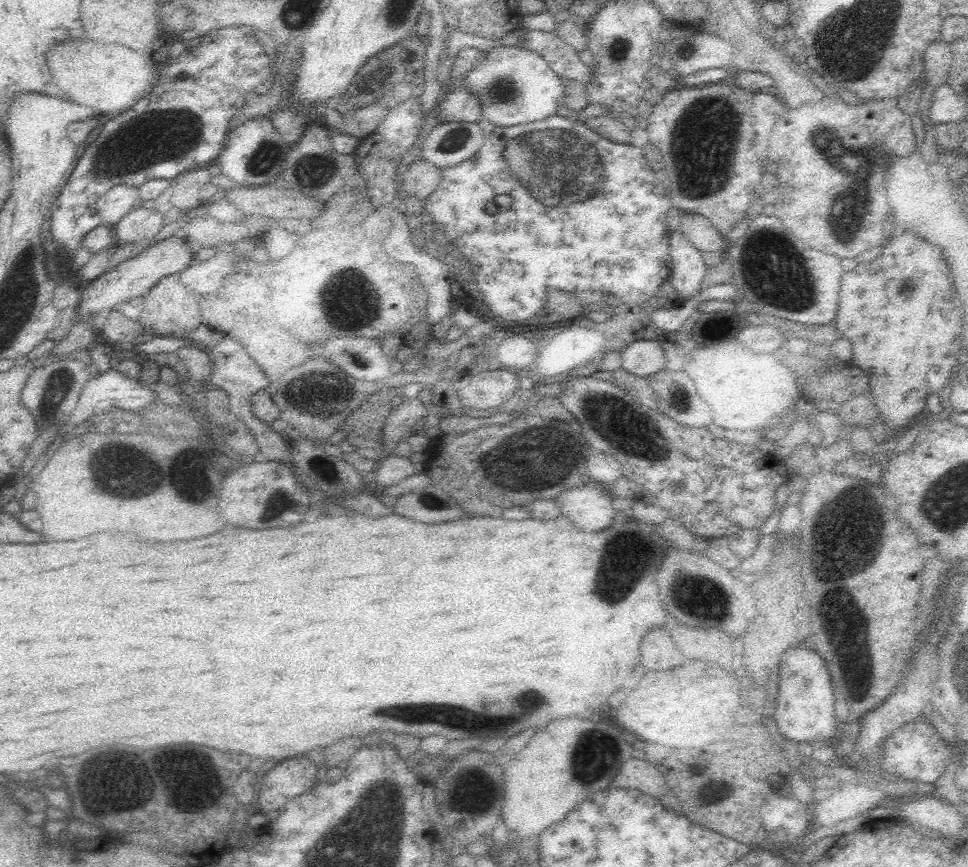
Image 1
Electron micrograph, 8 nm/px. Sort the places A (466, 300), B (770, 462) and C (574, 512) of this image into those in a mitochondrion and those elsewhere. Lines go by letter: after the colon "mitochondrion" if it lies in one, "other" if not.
A: other
B: other
C: other

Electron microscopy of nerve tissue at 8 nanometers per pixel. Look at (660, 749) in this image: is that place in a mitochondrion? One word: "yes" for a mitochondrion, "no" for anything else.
no

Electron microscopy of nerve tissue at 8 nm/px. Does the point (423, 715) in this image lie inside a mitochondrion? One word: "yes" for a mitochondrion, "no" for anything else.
no

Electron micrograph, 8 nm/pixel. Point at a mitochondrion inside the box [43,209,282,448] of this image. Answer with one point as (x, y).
(61, 382)

